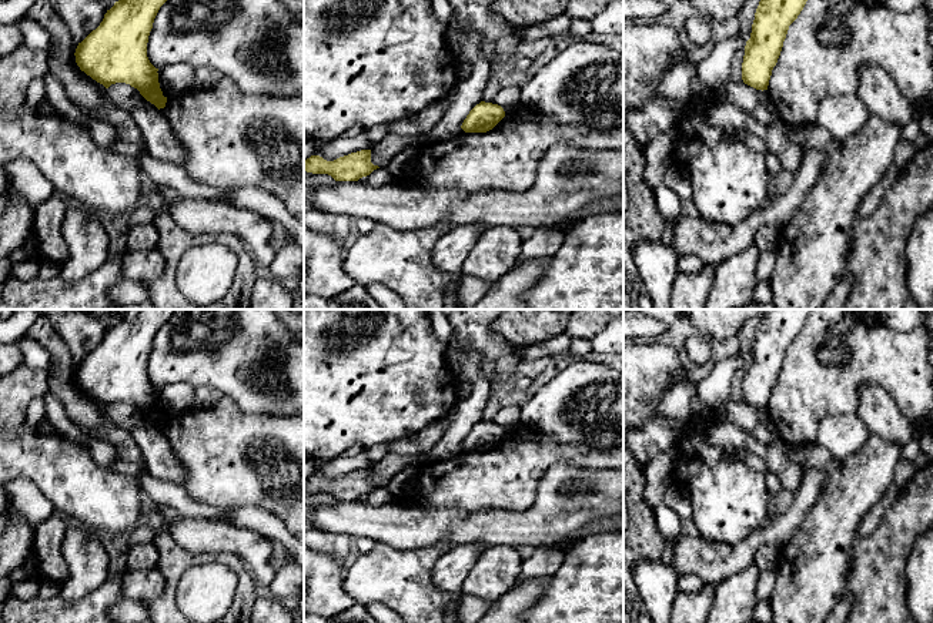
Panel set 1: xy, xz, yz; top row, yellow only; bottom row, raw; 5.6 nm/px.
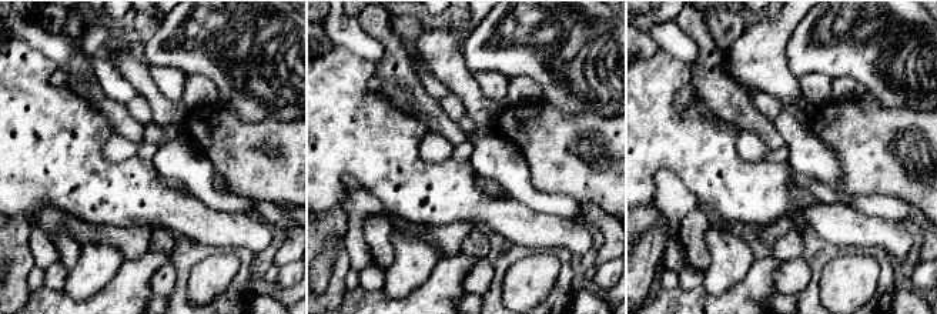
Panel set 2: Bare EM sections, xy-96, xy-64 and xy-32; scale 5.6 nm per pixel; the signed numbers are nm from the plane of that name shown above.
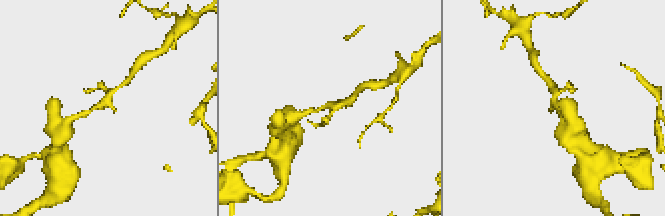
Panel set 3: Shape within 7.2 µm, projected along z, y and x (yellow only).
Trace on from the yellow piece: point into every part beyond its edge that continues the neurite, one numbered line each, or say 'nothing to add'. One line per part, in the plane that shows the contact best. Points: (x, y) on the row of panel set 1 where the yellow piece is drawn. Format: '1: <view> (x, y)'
nothing to add

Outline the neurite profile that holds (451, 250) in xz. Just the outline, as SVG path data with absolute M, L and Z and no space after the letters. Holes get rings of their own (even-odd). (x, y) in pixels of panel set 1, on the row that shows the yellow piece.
M465 225L445 231L434 247L432 264L442 272L461 272L462 262L484 230L484 227Z

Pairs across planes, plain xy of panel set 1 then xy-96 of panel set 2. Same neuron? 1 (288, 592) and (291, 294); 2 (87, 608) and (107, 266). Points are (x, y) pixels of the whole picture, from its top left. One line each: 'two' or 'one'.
1: two
2: two

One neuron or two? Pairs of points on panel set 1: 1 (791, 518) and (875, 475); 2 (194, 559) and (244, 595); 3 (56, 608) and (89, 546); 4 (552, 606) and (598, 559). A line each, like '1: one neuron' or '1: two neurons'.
1: two neurons
2: one neuron
3: two neurons
4: one neuron

